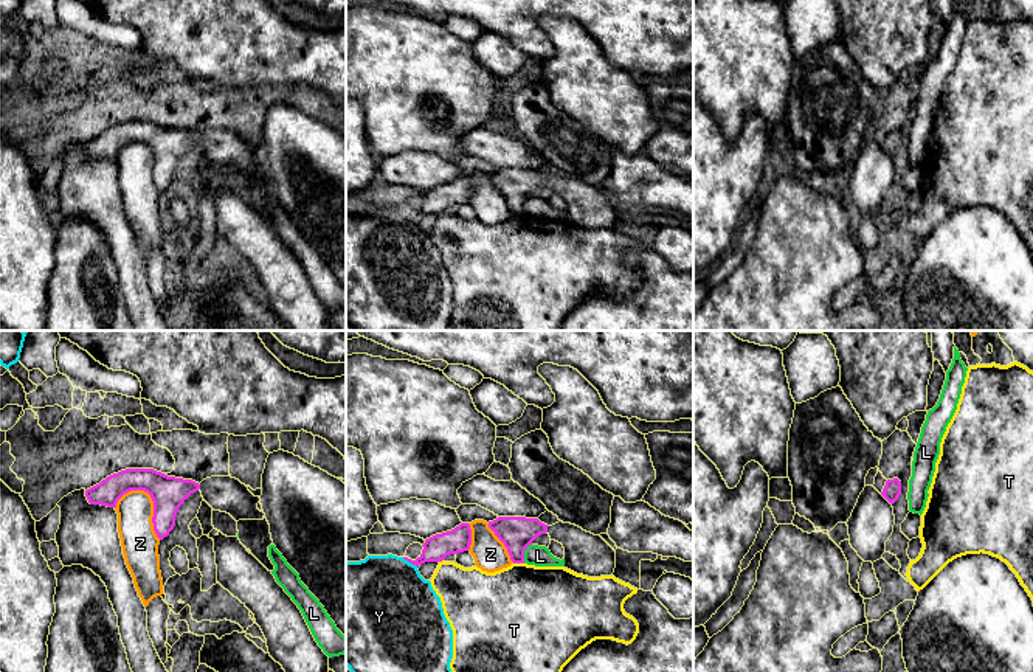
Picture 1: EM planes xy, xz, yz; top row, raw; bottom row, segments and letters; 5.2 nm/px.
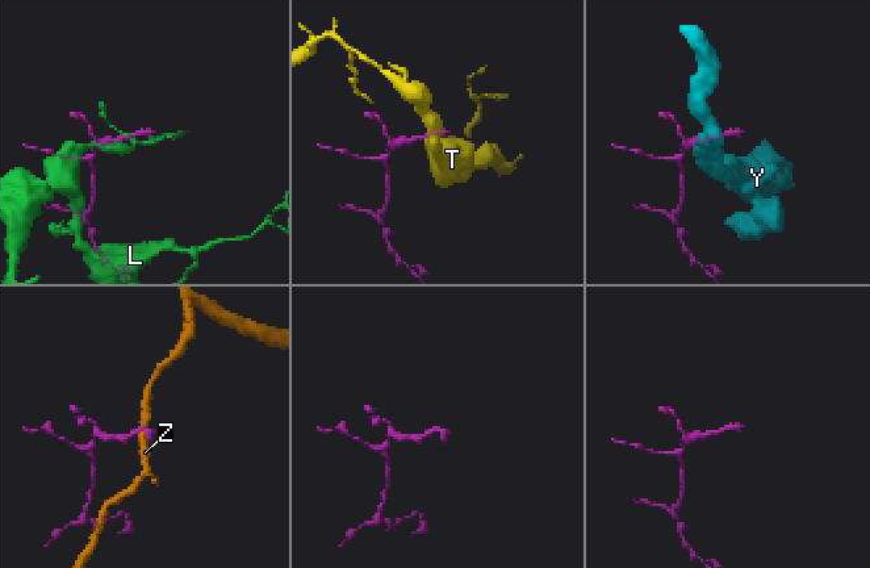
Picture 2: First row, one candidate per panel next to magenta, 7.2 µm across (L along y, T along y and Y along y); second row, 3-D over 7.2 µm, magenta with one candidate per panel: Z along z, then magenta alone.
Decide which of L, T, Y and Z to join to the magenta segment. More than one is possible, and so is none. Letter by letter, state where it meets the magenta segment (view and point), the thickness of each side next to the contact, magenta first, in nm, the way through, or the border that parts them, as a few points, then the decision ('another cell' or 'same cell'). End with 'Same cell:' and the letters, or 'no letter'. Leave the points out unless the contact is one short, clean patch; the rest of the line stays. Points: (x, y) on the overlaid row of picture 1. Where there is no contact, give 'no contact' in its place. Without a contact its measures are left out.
L: meets magenta in xz at (523, 553); 180 nm thick on the magenta side, 110 nm on the other; border along xz (531, 543), (525, 551), (523, 562); another cell
T: meets magenta in xz at (518, 562); 180 nm thick on the magenta side, 480 nm on the other; another cell
Y: meets magenta in xz at (410, 562); 140 nm thick on the magenta side, 480 nm on the other; another cell
Z: meets magenta in xy at (154, 505); 180 nm thick on the magenta side, 190 nm on the other; another cell
Same cell: no letter

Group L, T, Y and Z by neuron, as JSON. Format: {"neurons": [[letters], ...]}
{"neurons": [["L"], ["T"], ["Y"], ["Z"]]}

